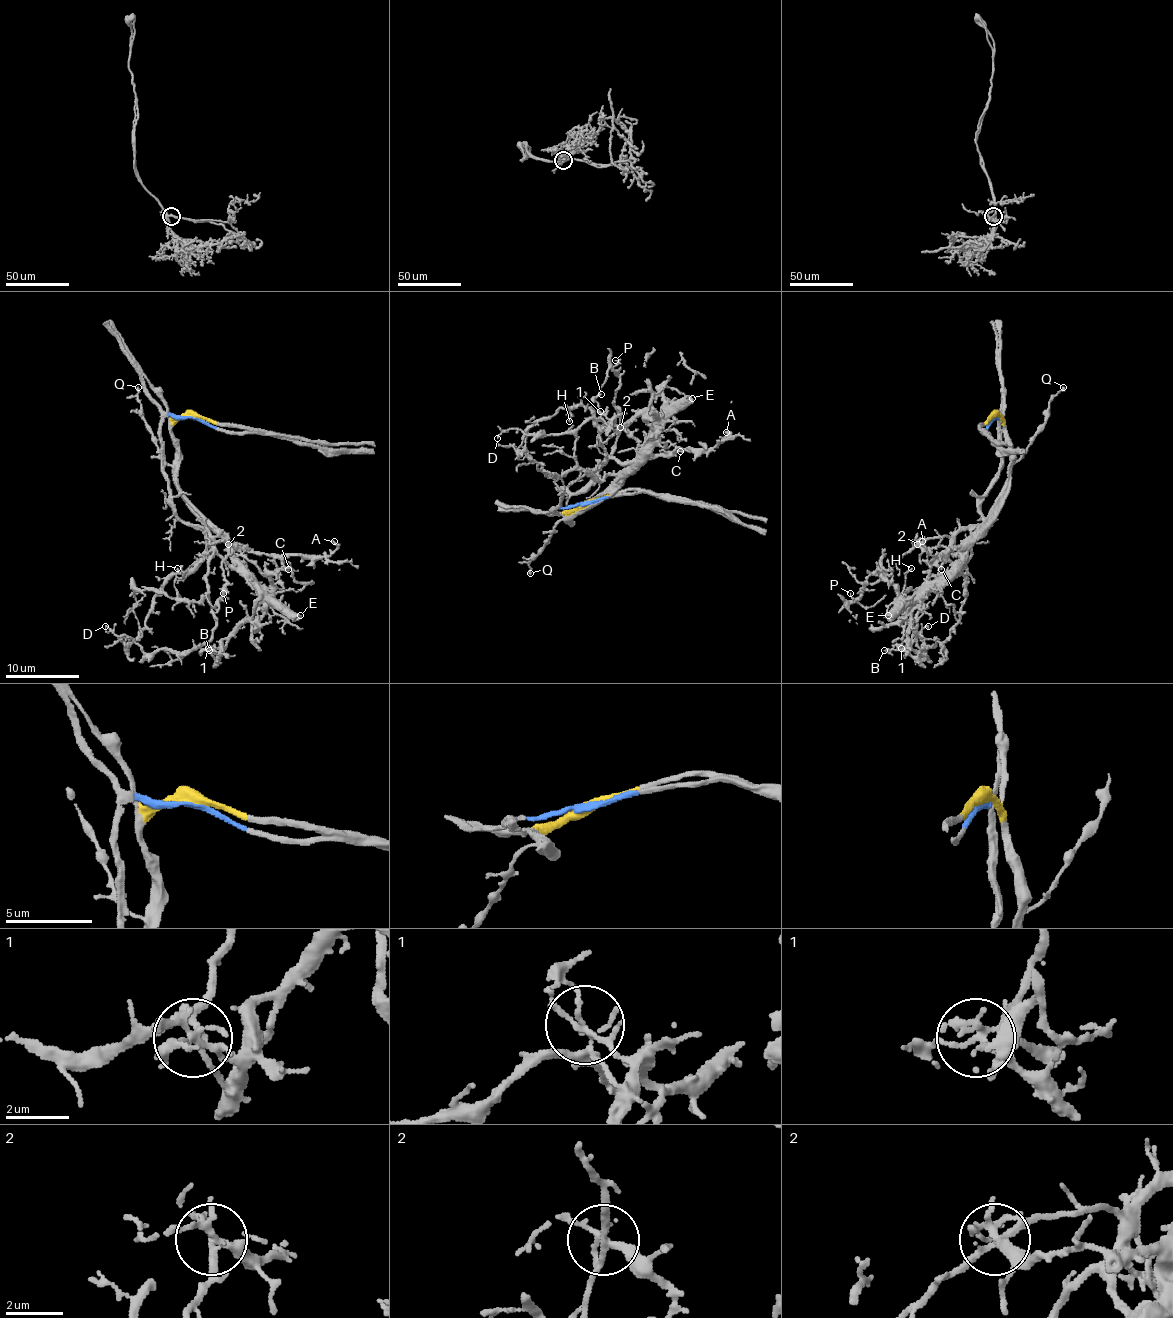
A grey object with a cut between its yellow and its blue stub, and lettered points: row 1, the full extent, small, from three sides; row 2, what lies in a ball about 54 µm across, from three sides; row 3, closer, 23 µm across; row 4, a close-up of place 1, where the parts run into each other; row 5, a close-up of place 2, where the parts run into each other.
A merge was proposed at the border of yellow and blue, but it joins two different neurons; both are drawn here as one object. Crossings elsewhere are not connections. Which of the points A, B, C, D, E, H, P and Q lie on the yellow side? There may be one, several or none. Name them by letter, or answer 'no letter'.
A, C, E, Q

